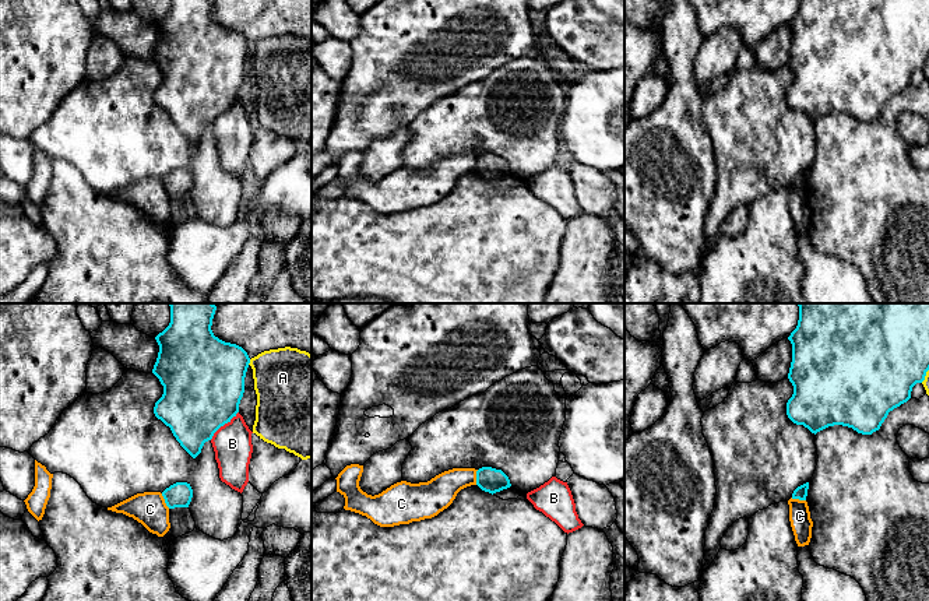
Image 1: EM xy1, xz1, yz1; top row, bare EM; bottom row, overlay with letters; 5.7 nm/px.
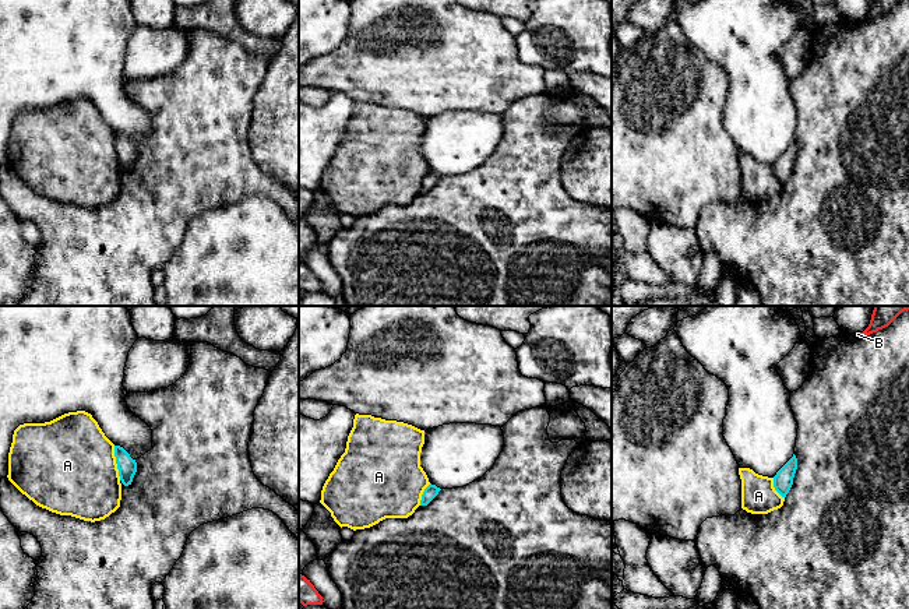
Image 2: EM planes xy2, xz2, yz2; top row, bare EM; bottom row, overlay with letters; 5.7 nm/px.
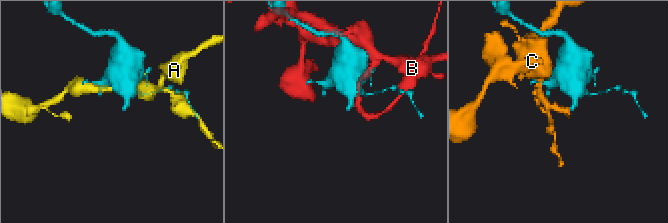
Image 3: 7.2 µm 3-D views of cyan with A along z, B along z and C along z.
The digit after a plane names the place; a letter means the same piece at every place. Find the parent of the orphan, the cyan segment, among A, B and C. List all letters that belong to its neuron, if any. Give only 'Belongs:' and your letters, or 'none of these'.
Belongs: none of these

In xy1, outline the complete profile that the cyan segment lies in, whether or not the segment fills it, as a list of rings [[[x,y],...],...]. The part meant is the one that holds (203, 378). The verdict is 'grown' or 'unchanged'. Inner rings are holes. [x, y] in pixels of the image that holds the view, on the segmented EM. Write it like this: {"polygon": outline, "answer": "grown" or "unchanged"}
{"polygon": [[[169,303],[169,306],[170,323],[155,337],[159,352],[152,373],[163,386],[163,394],[155,403],[154,414],[196,458],[204,443],[239,412],[250,358],[242,347],[214,335],[211,330],[217,310],[214,303]]], "answer": "unchanged"}

